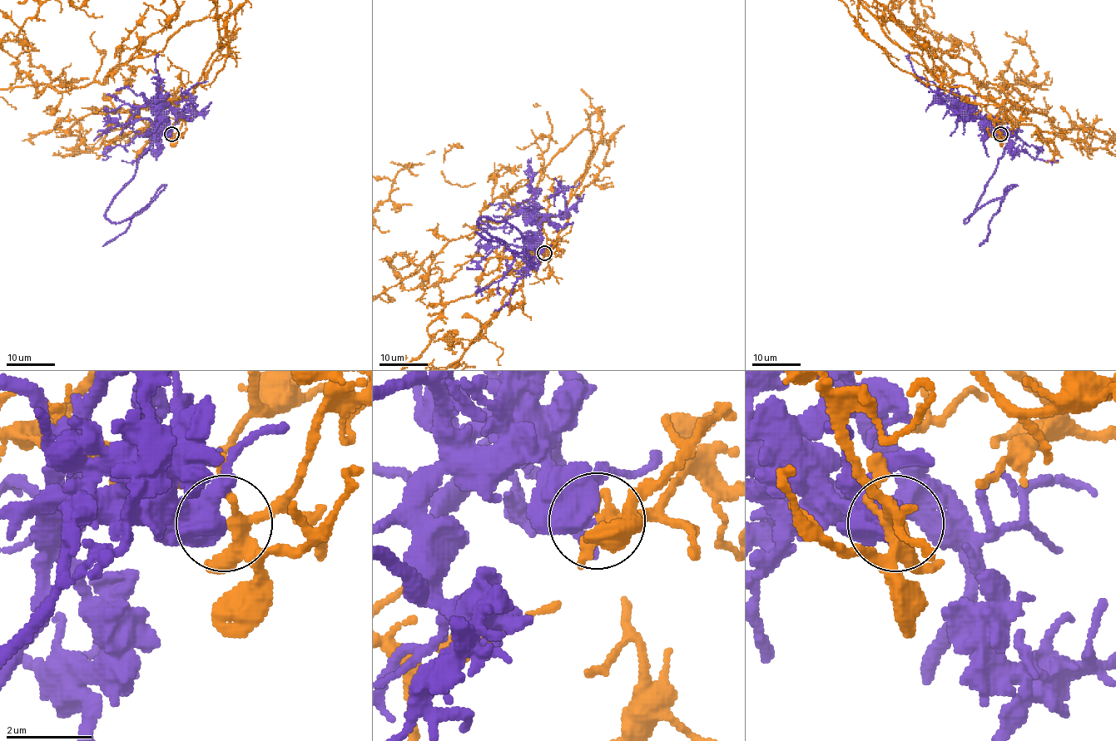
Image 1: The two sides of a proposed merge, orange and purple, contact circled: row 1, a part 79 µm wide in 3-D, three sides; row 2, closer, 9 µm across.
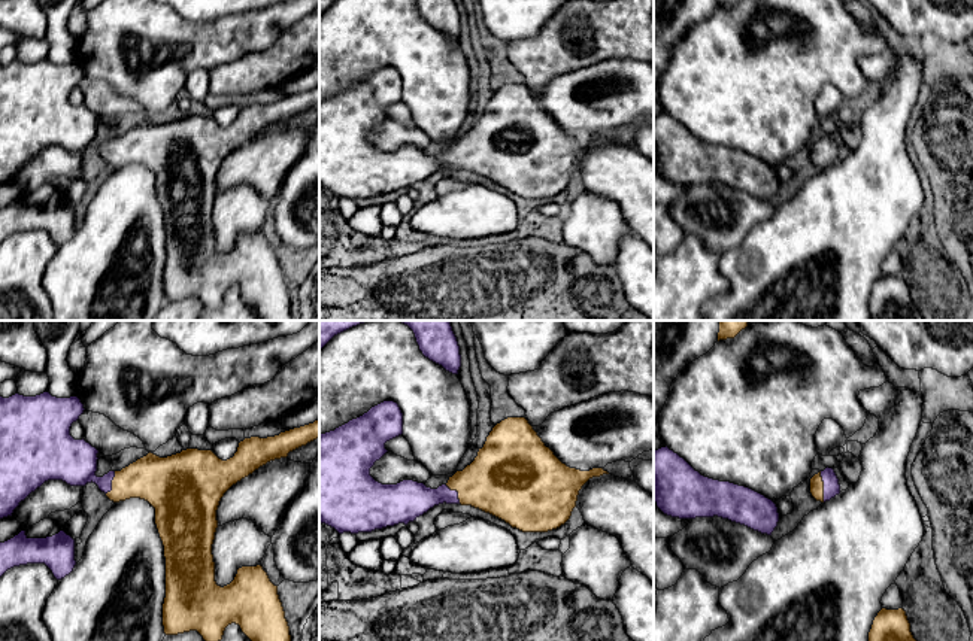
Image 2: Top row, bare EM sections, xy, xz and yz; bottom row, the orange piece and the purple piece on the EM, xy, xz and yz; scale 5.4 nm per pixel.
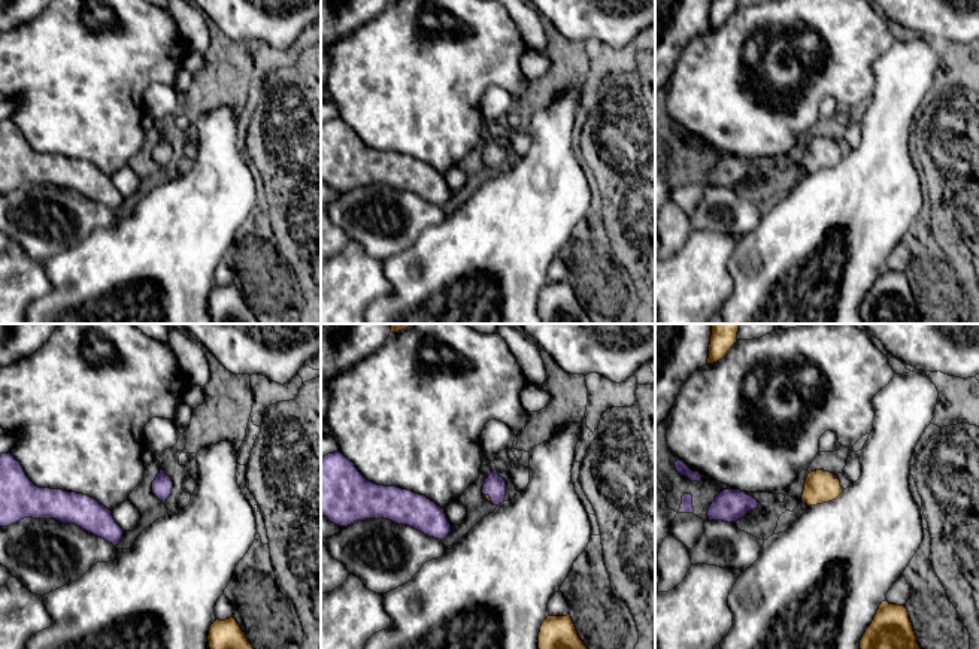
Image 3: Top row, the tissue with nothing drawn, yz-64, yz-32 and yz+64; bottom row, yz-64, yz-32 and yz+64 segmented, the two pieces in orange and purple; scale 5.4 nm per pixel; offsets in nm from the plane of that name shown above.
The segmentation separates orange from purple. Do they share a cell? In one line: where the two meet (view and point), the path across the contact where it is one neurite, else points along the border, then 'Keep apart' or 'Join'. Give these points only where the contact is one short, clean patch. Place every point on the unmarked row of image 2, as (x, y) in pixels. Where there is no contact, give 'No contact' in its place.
Touches orange at yz (823, 152). Boundary: yz (820, 137), (824, 167). Keep apart

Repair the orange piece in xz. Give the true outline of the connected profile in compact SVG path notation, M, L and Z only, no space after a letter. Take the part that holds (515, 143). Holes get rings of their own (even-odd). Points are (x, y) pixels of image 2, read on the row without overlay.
M507 83L492 94L475 127L449 143L446 152L458 158L461 171L489 179L522 198L548 198L570 185L582 152L603 140L609 139L603 134L581 137L567 133L525 83Z

